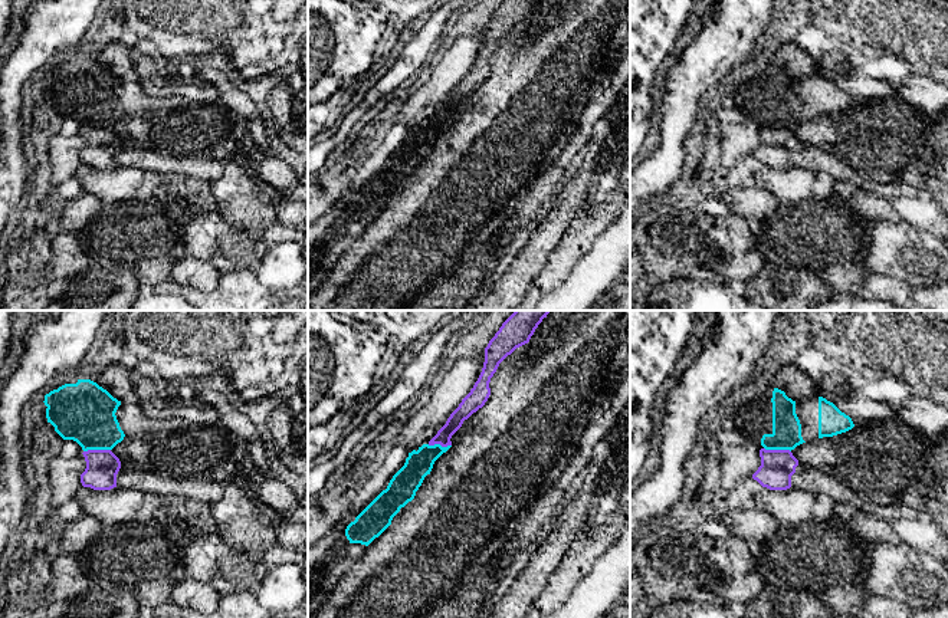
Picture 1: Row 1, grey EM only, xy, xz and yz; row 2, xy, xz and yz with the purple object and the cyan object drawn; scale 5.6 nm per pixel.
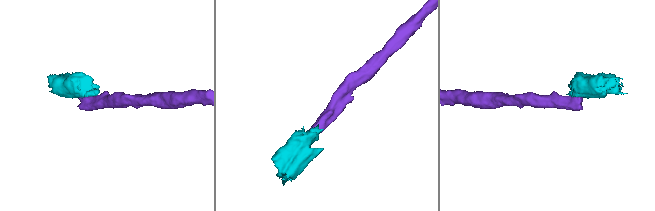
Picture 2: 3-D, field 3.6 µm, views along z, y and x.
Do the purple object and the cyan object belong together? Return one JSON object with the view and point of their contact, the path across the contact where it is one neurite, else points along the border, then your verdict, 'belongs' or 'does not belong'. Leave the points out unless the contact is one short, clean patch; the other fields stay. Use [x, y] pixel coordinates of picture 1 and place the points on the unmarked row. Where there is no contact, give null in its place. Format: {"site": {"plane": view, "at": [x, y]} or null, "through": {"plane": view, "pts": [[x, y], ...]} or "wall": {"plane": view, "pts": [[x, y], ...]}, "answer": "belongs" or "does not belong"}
{"site": {"plane": "xy", "at": [97, 128]}, "answer": "does not belong"}

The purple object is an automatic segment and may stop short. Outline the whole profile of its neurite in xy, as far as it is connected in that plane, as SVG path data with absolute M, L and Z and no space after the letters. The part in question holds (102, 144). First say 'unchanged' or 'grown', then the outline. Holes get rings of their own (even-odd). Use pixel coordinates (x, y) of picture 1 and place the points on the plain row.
unchanged; M88 128L82 132L86 139L86 147L81 152L83 165L94 168L111 168L117 165L121 139L111 128Z

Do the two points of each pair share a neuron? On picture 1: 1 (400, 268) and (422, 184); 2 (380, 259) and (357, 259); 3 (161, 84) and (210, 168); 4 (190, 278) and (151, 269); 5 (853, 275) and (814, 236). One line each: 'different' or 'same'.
1: different
2: different
3: different
4: different
5: same

